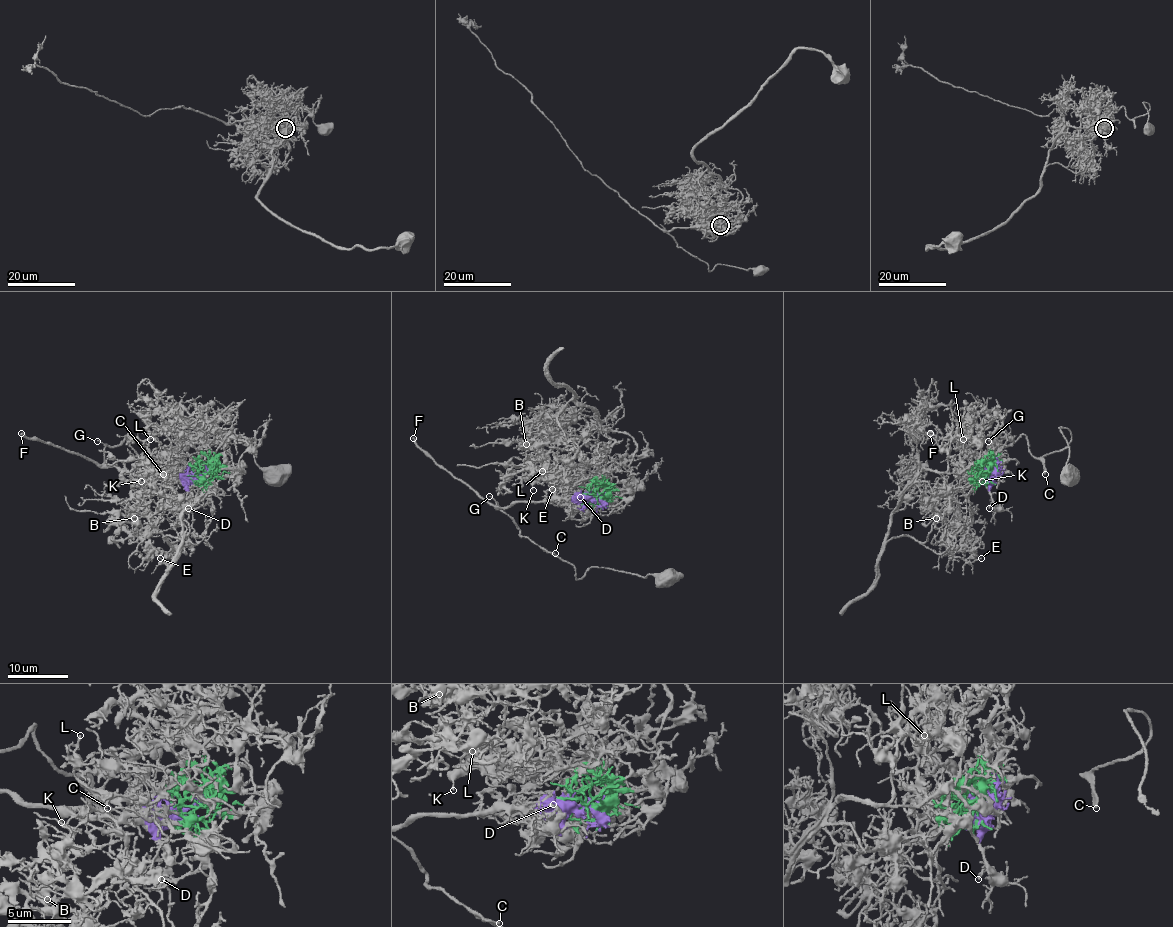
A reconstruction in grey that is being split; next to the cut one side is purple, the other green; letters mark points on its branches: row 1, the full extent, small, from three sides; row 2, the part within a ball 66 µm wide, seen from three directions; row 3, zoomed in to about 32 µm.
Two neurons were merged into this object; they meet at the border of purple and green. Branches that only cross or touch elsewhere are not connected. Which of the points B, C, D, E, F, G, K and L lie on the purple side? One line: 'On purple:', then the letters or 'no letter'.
On purple: C, D, F, G

